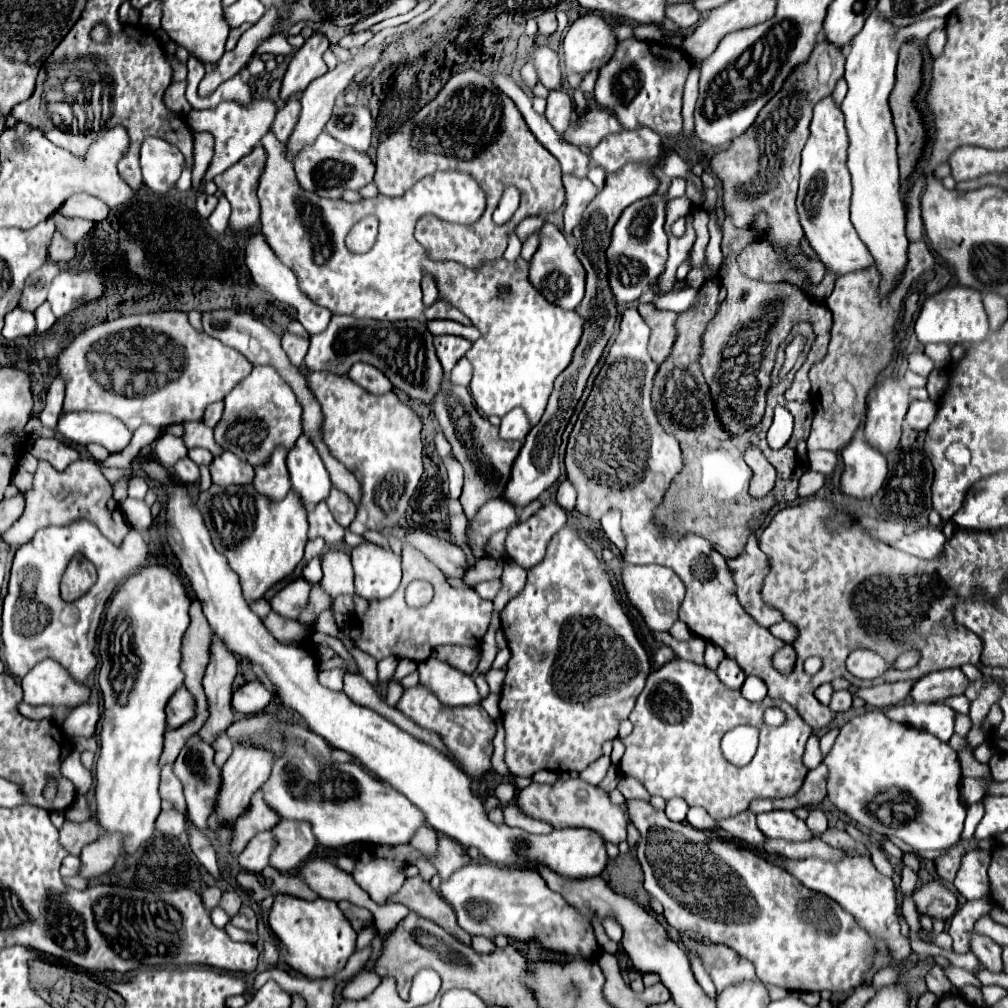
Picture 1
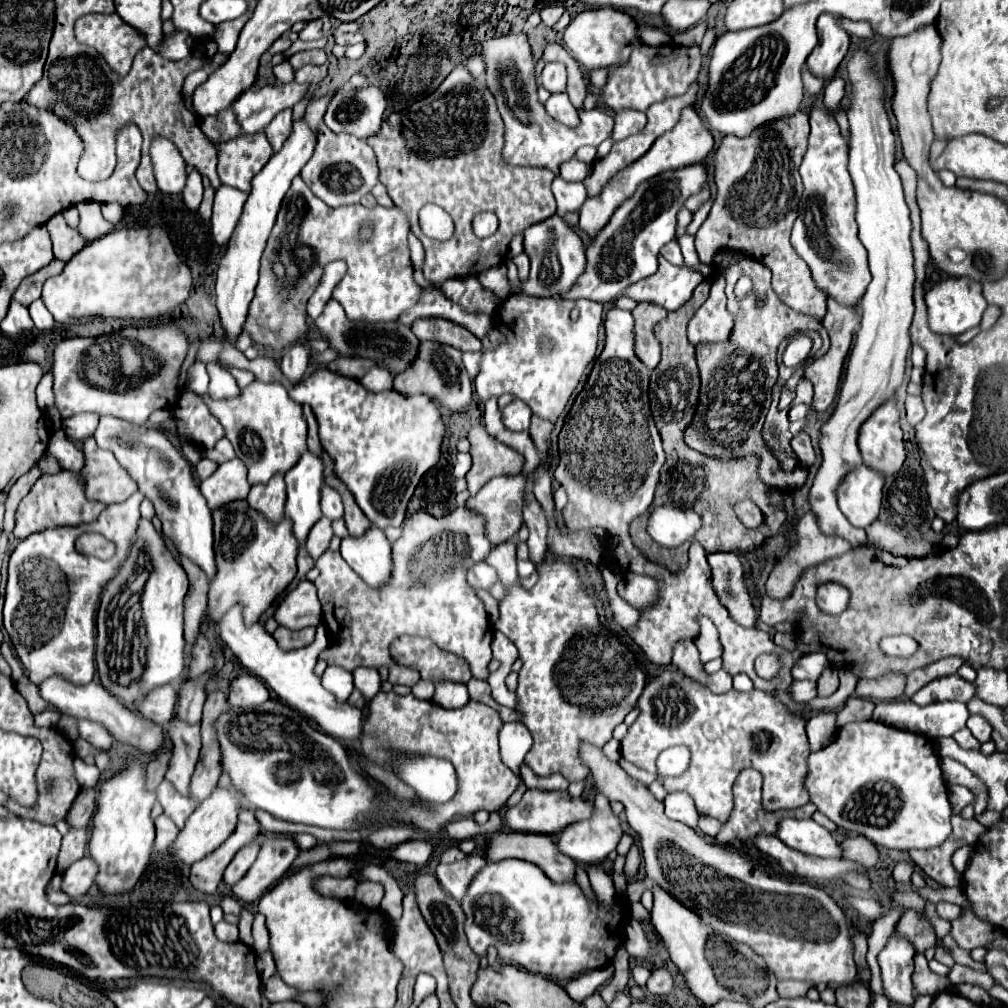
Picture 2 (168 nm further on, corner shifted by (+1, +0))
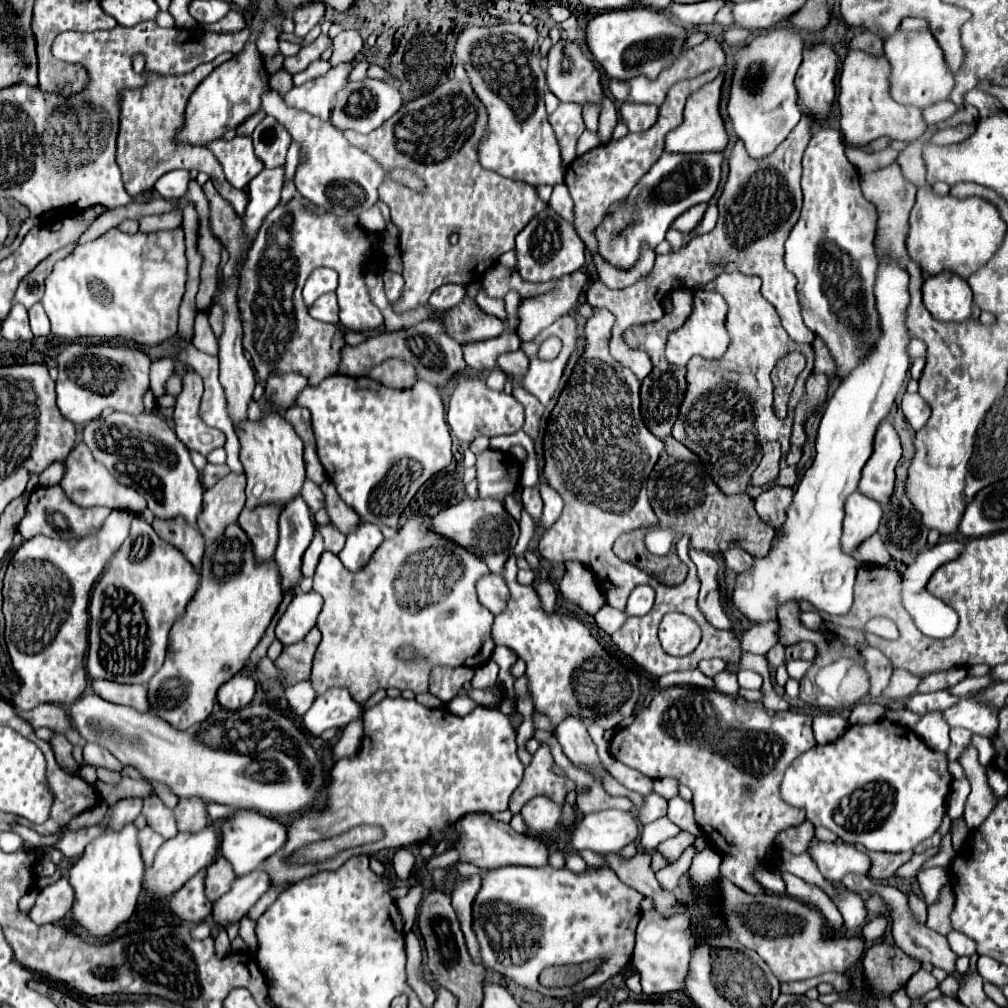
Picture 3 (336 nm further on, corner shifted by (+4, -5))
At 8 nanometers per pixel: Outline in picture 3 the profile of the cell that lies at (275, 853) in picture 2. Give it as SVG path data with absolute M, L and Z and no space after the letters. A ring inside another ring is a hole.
M256 869L232 883L232 889L214 903L212 917L218 925L238 923L248 915L250 907L268 891L270 877L264 869Z

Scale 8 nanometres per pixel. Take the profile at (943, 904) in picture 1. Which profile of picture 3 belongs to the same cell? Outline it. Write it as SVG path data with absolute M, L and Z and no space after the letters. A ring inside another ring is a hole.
M876 943L864 955L864 971L868 983L884 993L894 993L920 969L920 961L890 943Z

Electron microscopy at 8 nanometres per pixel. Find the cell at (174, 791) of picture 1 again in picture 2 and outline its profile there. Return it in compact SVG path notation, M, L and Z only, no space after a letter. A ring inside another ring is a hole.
M163 780L157 788L157 800L163 806L163 814L171 818L179 828L183 828L185 820L197 808L197 804L185 796L181 796L167 780Z

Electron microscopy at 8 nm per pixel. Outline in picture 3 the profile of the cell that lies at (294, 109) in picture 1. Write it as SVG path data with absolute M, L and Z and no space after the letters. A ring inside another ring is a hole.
M264 117L264 121L252 133L254 151L262 159L264 167L276 167L286 161L286 151L292 143L286 127L274 117Z

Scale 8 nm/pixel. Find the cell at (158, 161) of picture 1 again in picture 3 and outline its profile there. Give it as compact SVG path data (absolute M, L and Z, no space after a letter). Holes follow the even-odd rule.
M176 169L176 171L170 171L170 173L164 173L154 189L164 197L164 199L170 199L170 201L176 201L180 199L186 189L188 189L188 181L190 181L190 173L184 171L184 169Z

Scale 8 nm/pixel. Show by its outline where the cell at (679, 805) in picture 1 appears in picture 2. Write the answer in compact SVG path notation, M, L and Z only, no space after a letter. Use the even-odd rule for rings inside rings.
M671 792L671 794L667 794L663 804L665 804L665 814L671 820L679 820L691 828L697 828L699 812L697 812L691 796L687 796L687 792Z

